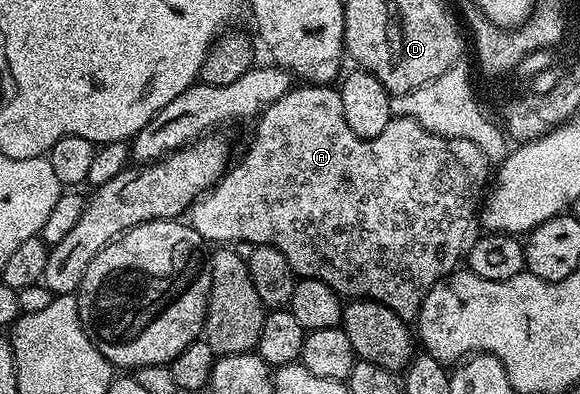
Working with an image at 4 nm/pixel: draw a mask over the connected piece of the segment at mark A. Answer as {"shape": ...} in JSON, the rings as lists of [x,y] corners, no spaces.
{"shape":[[[333,85],[296,86],[279,101],[275,101],[261,112],[255,126],[257,126],[257,132],[254,133],[253,140],[250,141],[249,148],[245,151],[245,156],[234,167],[232,164],[226,170],[225,175],[214,185],[212,191],[198,199],[189,208],[187,219],[191,226],[206,240],[218,239],[221,242],[218,244],[221,245],[249,243],[248,245],[279,249],[287,257],[294,276],[323,281],[338,295],[348,297],[353,301],[374,299],[376,303],[387,305],[387,309],[394,311],[401,319],[416,320],[427,293],[431,293],[435,284],[449,278],[454,271],[458,270],[460,263],[457,262],[460,259],[462,262],[463,256],[466,254],[467,244],[470,242],[469,230],[473,227],[473,219],[475,223],[478,218],[479,208],[483,203],[483,192],[491,179],[491,161],[483,153],[483,149],[479,149],[479,145],[466,139],[444,139],[441,135],[423,129],[423,125],[419,125],[413,119],[396,117],[390,119],[387,129],[383,129],[383,133],[379,133],[379,137],[361,139],[351,131],[351,125],[347,125],[347,117],[343,117],[341,92]]]}

